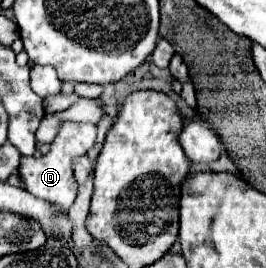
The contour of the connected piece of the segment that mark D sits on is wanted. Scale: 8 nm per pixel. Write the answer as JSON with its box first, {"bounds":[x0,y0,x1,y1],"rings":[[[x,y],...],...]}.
{"bounds":[20,121,96,211],"rings":[[[66,121],[60,125],[60,133],[56,135],[54,143],[50,145],[50,153],[44,157],[22,157],[20,161],[20,175],[26,183],[28,193],[32,193],[34,197],[40,197],[44,201],[56,203],[60,205],[64,211],[74,203],[76,199],[76,191],[78,191],[78,183],[74,179],[74,171],[72,171],[72,161],[80,155],[86,155],[88,149],[94,145],[96,141],[96,125],[92,123],[72,123]]]}

